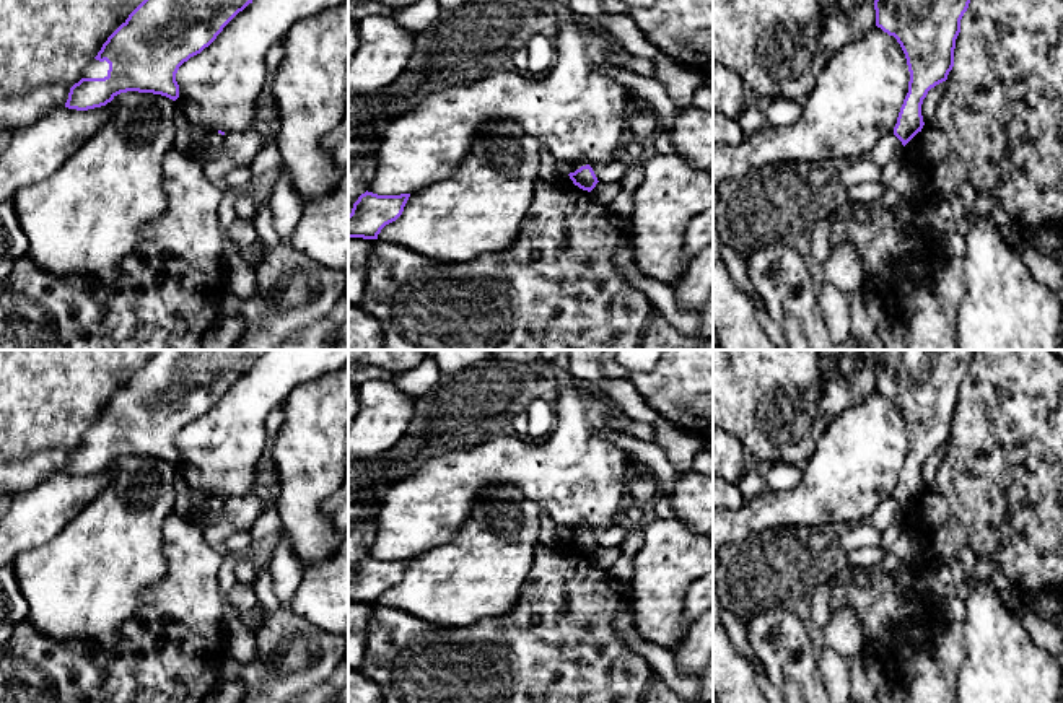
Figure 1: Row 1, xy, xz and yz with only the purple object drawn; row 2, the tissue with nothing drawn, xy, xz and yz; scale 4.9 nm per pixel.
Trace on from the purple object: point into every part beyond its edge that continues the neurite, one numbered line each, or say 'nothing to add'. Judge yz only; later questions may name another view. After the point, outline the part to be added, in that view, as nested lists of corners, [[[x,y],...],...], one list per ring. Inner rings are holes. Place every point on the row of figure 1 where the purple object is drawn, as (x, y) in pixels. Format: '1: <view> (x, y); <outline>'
nothing to add

